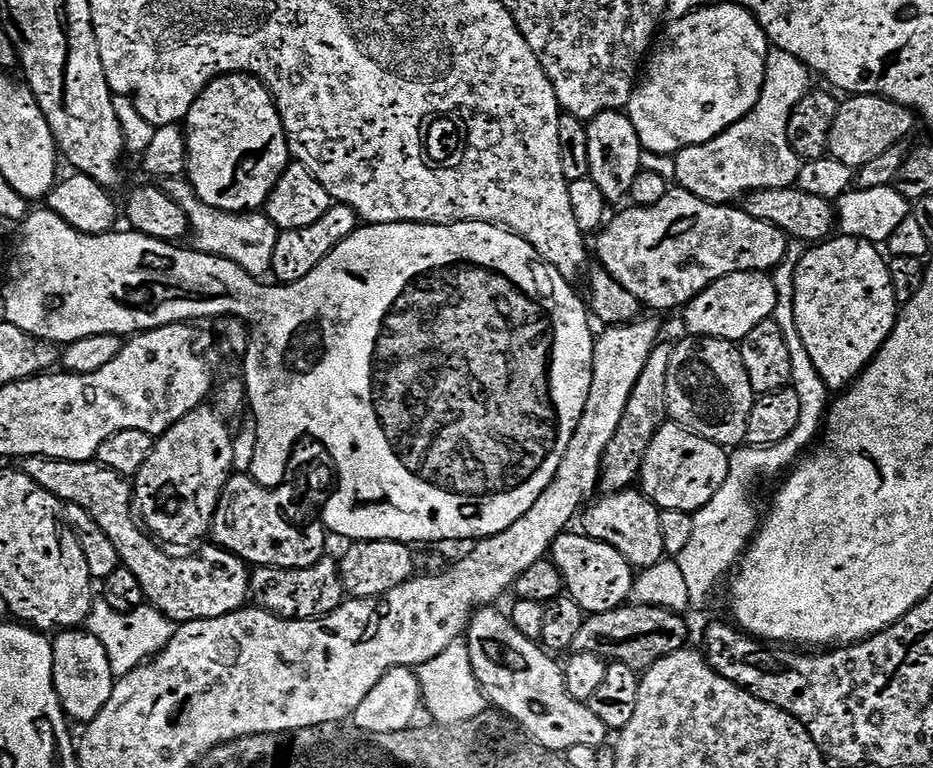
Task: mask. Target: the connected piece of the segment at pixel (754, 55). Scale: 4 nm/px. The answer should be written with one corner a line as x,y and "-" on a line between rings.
714,2
669,25
668,37
664,41
661,39
651,53
646,71
626,109
634,130
638,130
641,149
657,156
675,154
695,144
708,144
730,125
737,124
758,102
764,88
770,49
768,35
756,17
738,2
718,5

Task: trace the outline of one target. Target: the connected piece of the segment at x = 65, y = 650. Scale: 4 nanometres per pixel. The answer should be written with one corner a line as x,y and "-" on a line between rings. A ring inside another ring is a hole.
67,629
53,637
52,662
55,671
61,672
66,666
66,660
72,660
72,668
66,668
62,674
66,678
78,678
76,692
65,693
64,707
67,717
89,724
95,722
101,715
116,690
116,677
111,668
106,648
102,642
86,630

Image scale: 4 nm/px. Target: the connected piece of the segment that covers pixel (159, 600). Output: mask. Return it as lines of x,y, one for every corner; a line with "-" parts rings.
32,458
27,461
27,464
28,475
34,477
43,488
50,490
50,494
54,494
65,505
82,506
82,510
86,510
92,515
94,522
98,522
98,526
102,526
102,530
106,530
106,538
110,538
110,542
114,542
114,550
118,550
121,565
128,568
130,574
134,574
134,578
138,578
138,582
144,591
144,599
149,605
157,608
159,604
168,604
168,590
182,590
182,588
194,586
194,580
188,578
188,576
192,576
190,572
194,572
194,562
185,562
183,558
171,560
166,553
160,552
161,545
141,527
133,513
133,517
128,513
130,510
133,511
134,508
134,488
127,479
96,462
79,464
78,462
66,462
65,460

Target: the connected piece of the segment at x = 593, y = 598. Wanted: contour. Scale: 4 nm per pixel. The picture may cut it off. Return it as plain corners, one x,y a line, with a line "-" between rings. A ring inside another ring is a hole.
582,532
572,533
559,535
550,551
550,558
554,560
553,565
563,578
569,597
587,615
608,613
621,607
630,596
630,586
629,583
626,584
625,573
631,571
631,565
608,543
590,539

